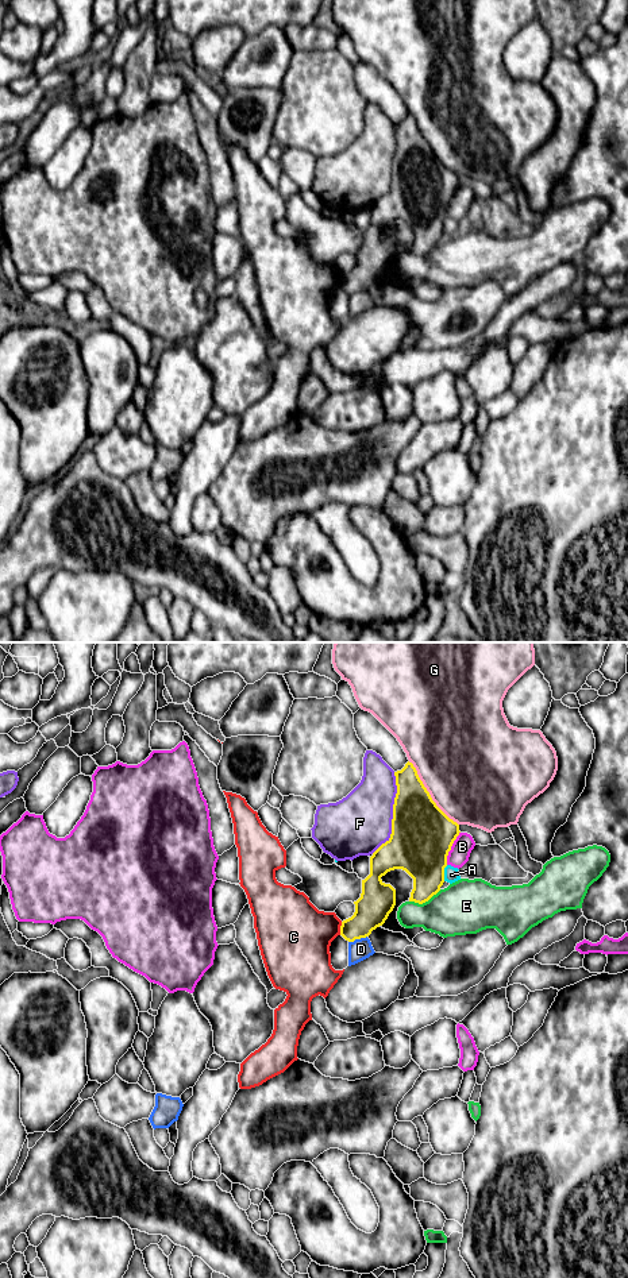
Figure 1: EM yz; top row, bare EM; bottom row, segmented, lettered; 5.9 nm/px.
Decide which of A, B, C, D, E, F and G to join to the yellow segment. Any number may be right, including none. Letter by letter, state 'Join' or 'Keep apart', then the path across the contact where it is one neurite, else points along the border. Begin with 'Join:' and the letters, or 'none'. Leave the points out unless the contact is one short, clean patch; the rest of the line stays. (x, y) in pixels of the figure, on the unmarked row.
Join: none
A: Keep apart. Boundary: yz (447, 217), (443, 232)
B: Keep apart
C: Keep apart
D: Keep apart. Boundary: yz (366, 288), (349, 294)
E: Keep apart. Boundary: yz (440, 242), (422, 255), (409, 254)
F: Keep apart
G: Keep apart

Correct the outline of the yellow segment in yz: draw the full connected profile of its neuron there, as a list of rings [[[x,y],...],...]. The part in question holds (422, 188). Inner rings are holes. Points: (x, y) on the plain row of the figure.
[[[412,115],[394,124],[397,146],[393,157],[392,186],[370,209],[370,227],[362,232],[361,250],[354,254],[355,265],[342,274],[340,287],[348,293],[366,290],[382,278],[396,258],[396,242],[381,229],[394,221],[405,223],[413,231],[409,254],[423,256],[440,243],[444,235],[447,208],[456,189],[459,177],[450,171],[432,152]]]

